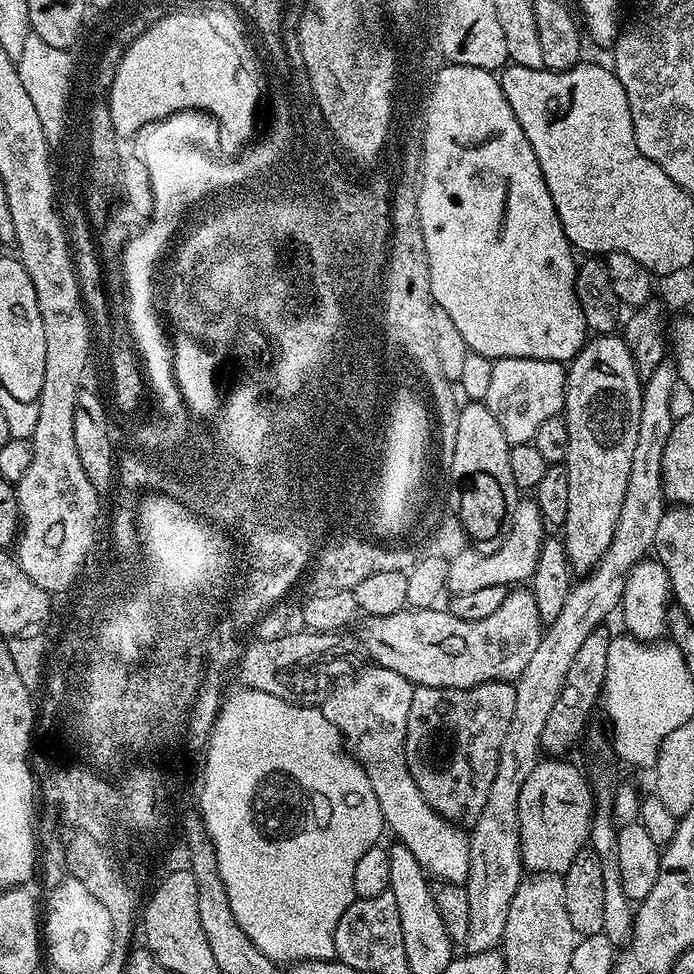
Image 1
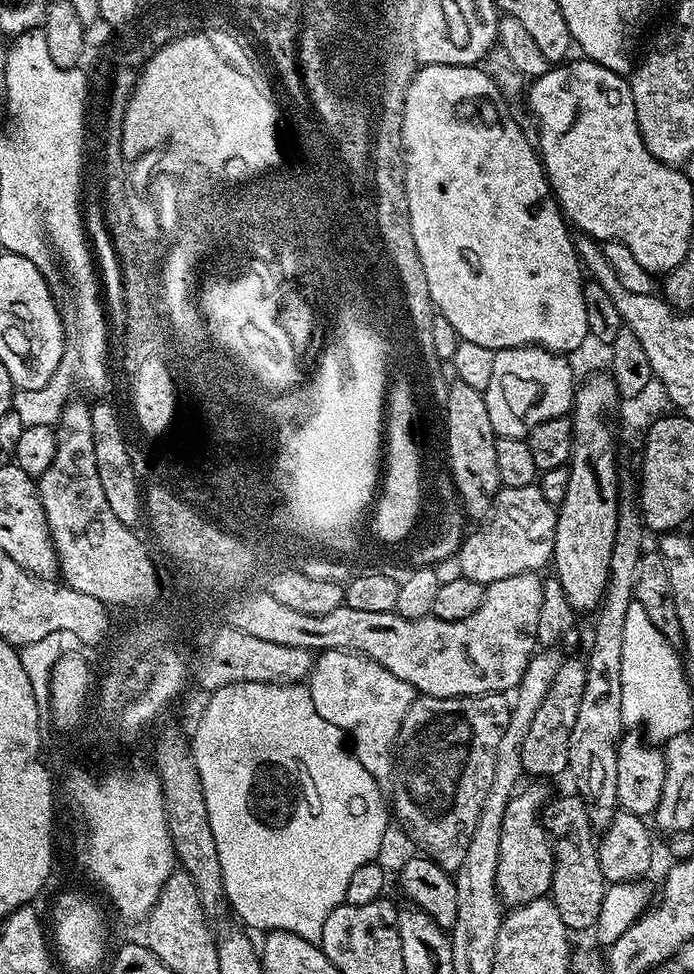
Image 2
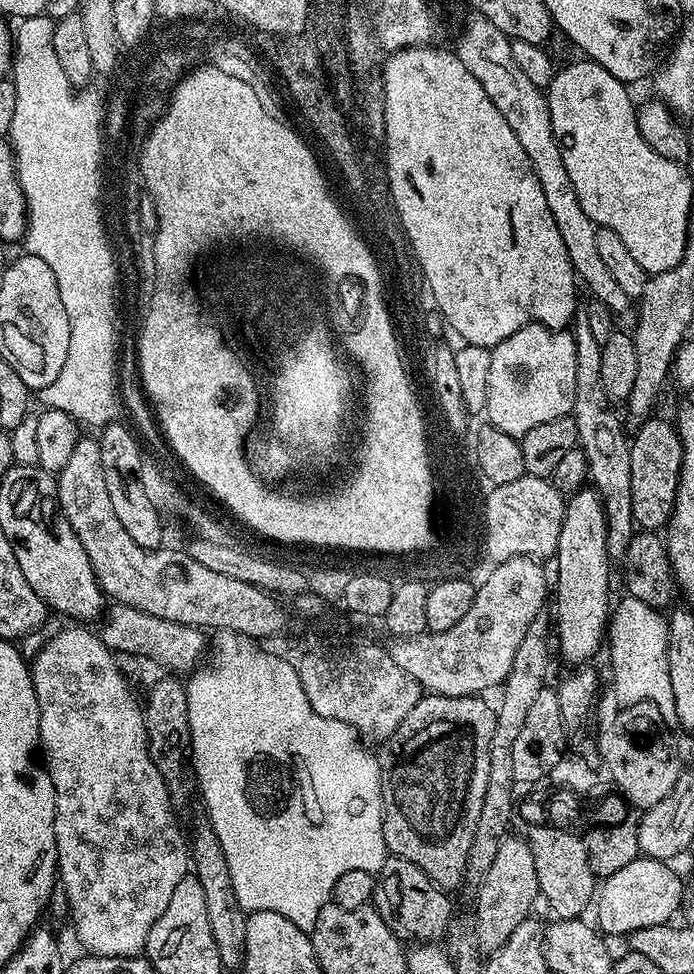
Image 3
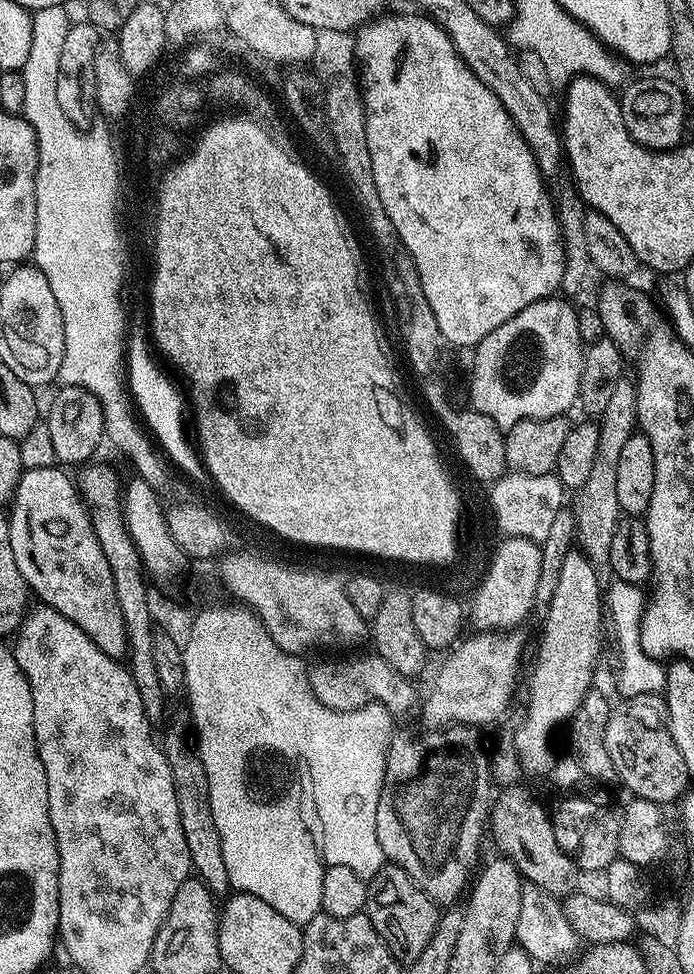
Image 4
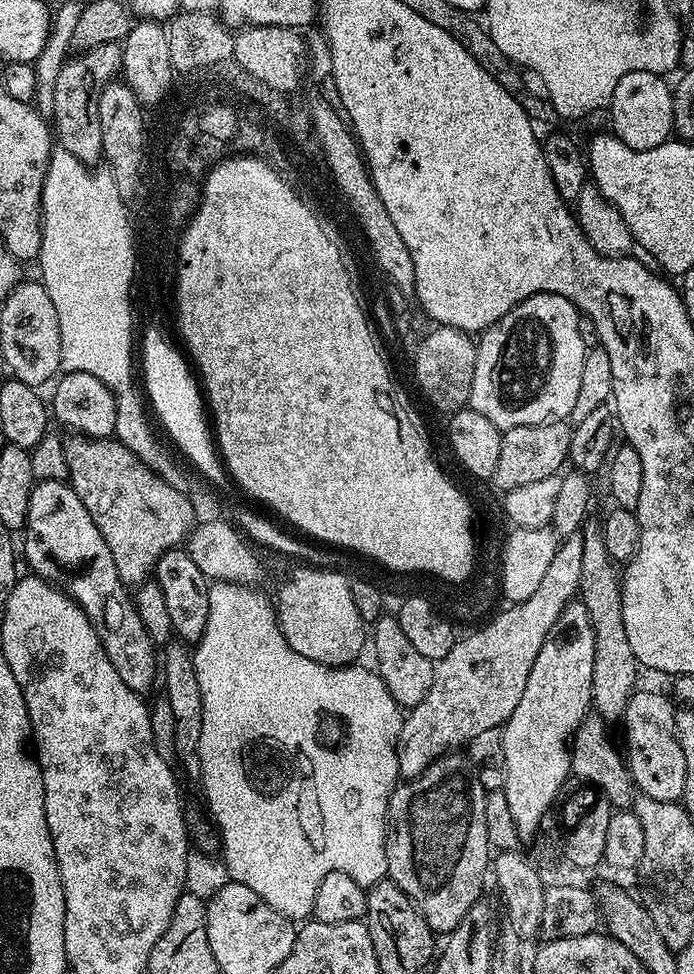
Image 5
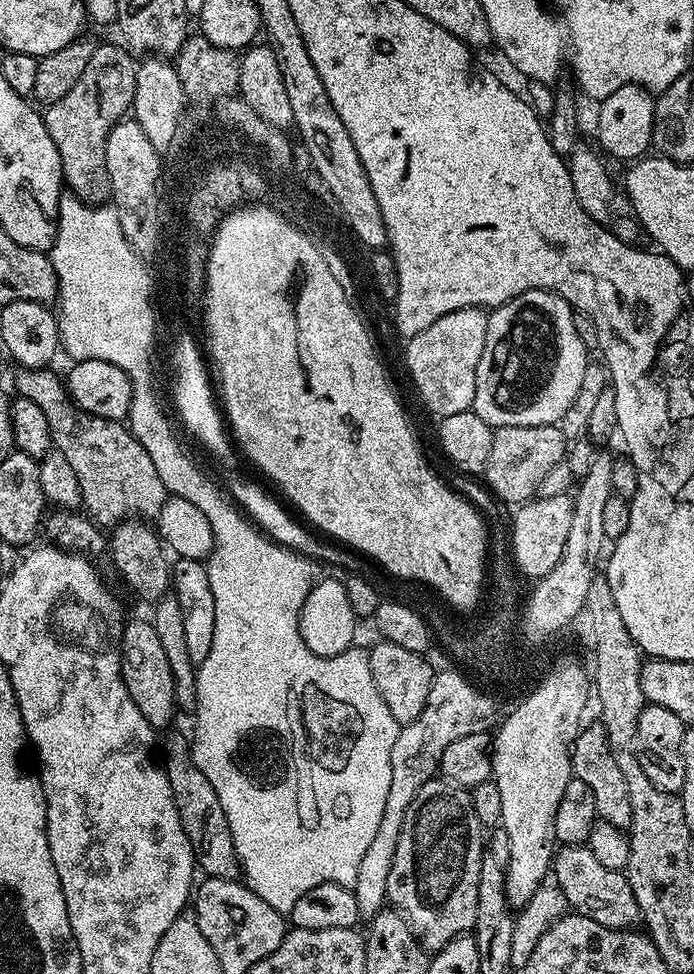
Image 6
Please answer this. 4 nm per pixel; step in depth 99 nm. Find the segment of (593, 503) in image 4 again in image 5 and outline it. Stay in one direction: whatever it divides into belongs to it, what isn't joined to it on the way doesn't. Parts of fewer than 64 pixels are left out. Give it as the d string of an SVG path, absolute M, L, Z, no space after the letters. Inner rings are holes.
M587 523L582 530L583 548L579 599L586 606L587 614L590 615L591 625L594 626L594 678L592 679L592 703L595 713L606 723L616 723L623 717L625 708L629 700L636 691L636 680L640 674L640 667L637 658L634 656L634 650L631 649L630 642L627 641L626 626L623 625L622 604L620 590L620 576L615 563L609 558L609 552L606 550L605 540L602 538L602 526Z

